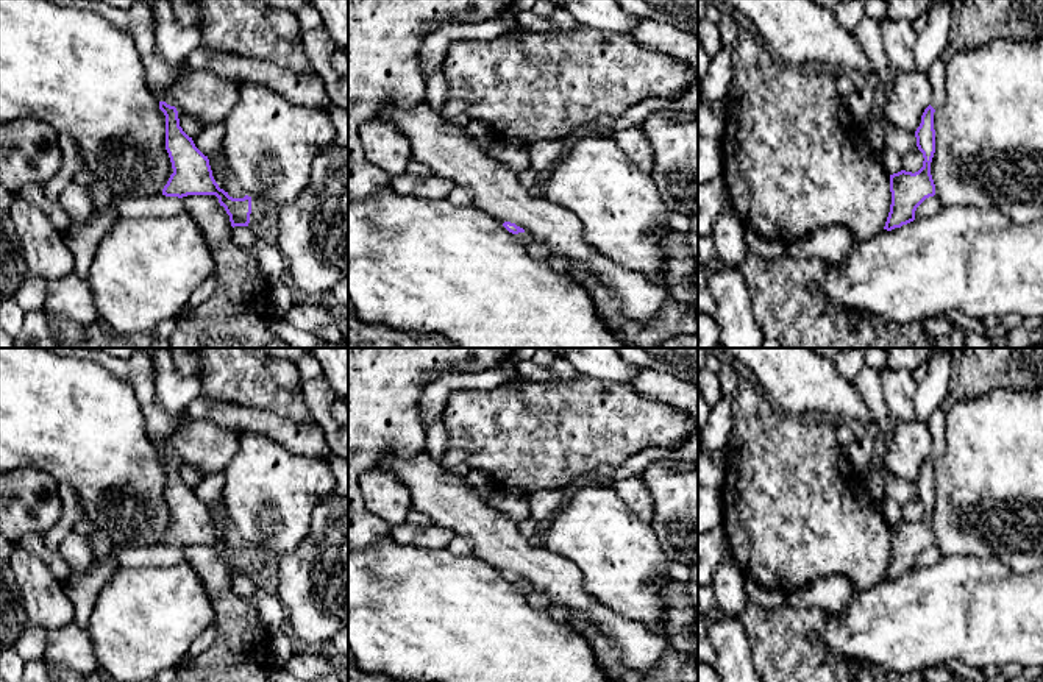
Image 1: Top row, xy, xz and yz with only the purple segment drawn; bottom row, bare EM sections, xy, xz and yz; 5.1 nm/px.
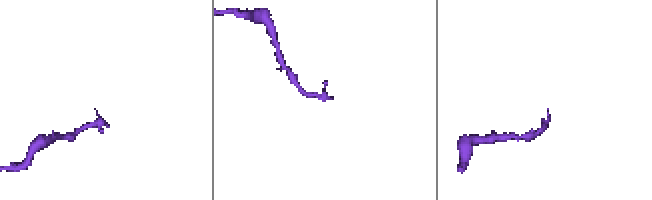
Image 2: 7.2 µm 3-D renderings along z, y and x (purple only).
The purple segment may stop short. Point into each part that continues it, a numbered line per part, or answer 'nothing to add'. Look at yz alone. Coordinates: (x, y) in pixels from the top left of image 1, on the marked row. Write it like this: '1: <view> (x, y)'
1: yz (936, 72)

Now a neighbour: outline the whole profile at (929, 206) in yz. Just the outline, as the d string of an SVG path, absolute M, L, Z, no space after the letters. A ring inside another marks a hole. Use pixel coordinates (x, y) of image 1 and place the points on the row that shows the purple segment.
M929 197L926 198L915 211L915 220L921 220L921 218L929 218L932 215L935 215L942 208L942 203L938 201L938 198Z

